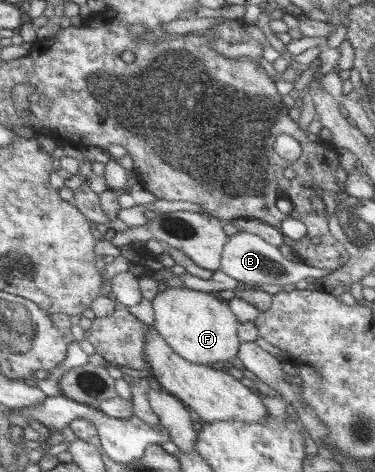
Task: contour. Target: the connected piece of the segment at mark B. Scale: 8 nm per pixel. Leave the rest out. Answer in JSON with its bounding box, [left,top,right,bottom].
[219,232,329,286]

